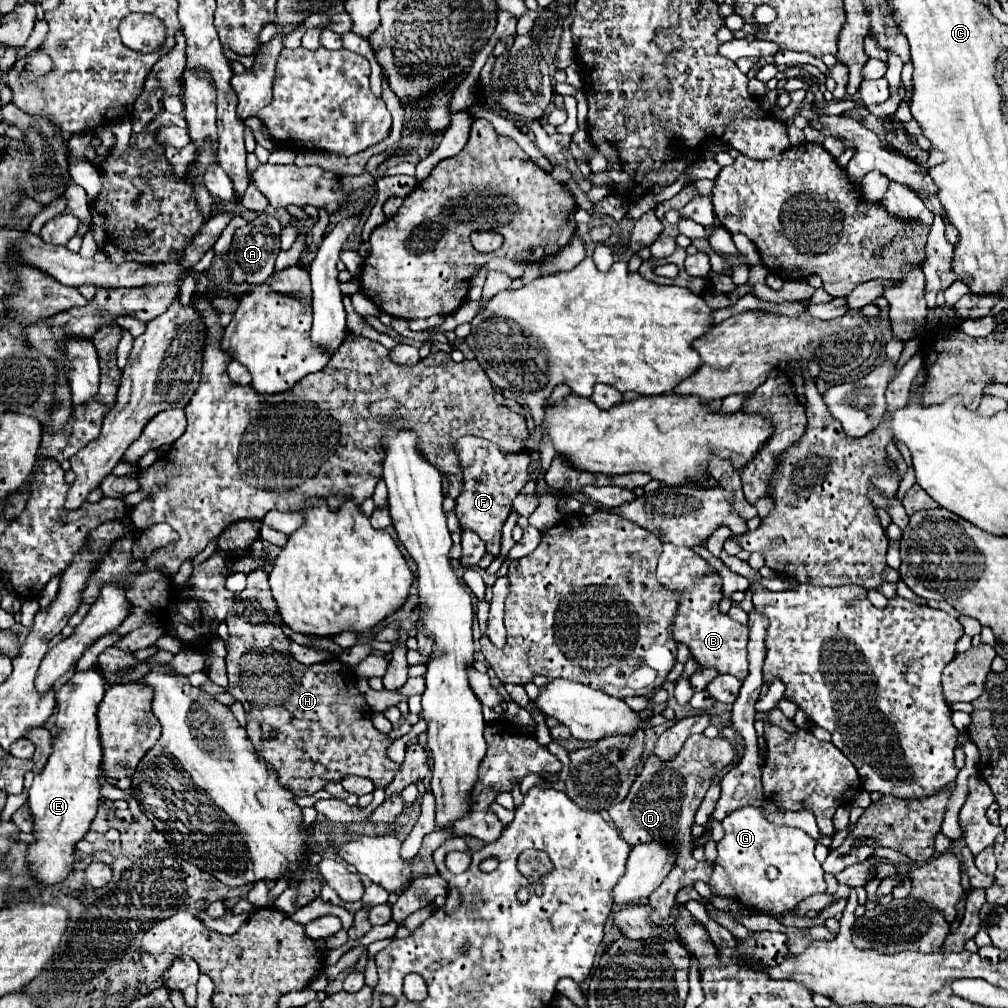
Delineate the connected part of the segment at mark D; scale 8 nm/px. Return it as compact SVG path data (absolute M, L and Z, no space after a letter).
M701 734L689 736L681 748L681 752L673 760L659 760L655 754L651 754L643 766L637 778L633 780L633 786L629 788L629 794L623 802L609 808L609 816L619 828L621 836L631 844L645 844L645 842L659 842L663 846L671 846L675 852L675 864L673 870L667 874L663 884L649 896L649 920L655 926L667 926L669 912L673 910L675 896L683 886L693 886L696 881L709 882L713 864L711 862L697 862L693 858L693 816L709 790L715 774L719 774L727 764L731 764L731 742L725 738L709 740Z

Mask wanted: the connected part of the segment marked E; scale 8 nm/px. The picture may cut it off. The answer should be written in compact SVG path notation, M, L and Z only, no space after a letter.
M89 668L89 670L75 670L73 676L71 676L63 686L59 686L59 688L55 690L55 700L57 700L57 722L55 722L55 730L57 730L57 734L53 736L53 750L51 750L51 756L49 756L45 768L43 768L39 774L35 774L33 784L31 784L31 788L29 788L29 808L31 808L31 814L33 814L33 818L35 818L35 840L33 840L33 844L29 846L29 862L31 862L31 868L33 868L33 872L35 872L35 878L37 878L43 886L57 884L57 882L61 882L61 880L71 872L71 868L73 868L73 850L75 850L75 844L85 836L85 832L89 830L89 824L91 824L91 820L95 818L97 808L99 808L99 784L97 784L97 778L101 776L101 770L99 770L99 768L101 768L101 744L99 744L99 732L97 732L97 716L95 716L95 712L97 712L97 706L99 706L103 694L105 694L105 680L103 680L101 672L95 670L95 668Z

